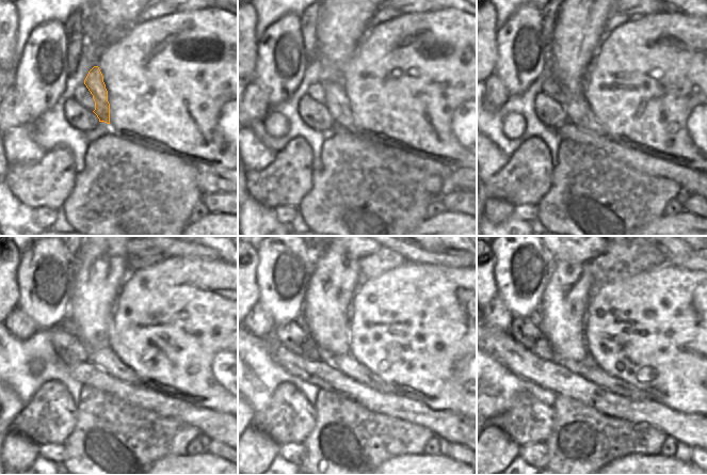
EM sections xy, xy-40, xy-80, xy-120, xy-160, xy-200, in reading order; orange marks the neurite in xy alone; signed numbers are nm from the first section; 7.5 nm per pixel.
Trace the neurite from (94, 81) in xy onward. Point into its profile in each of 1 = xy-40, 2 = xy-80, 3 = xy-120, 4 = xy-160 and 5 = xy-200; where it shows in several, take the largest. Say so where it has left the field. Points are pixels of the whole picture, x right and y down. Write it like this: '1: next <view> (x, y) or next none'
1: next xy-40 (336, 100)
2: next xy-80 (579, 113)
3: next xy-120 (106, 359)
4: next xy-160 (350, 366)
5: next xy-200 (593, 373)

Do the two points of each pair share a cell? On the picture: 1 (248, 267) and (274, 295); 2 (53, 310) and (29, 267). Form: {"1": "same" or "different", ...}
{"1": "different", "2": "same"}

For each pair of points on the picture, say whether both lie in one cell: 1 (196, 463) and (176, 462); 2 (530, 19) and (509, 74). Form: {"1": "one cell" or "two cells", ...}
{"1": "one cell", "2": "one cell"}

